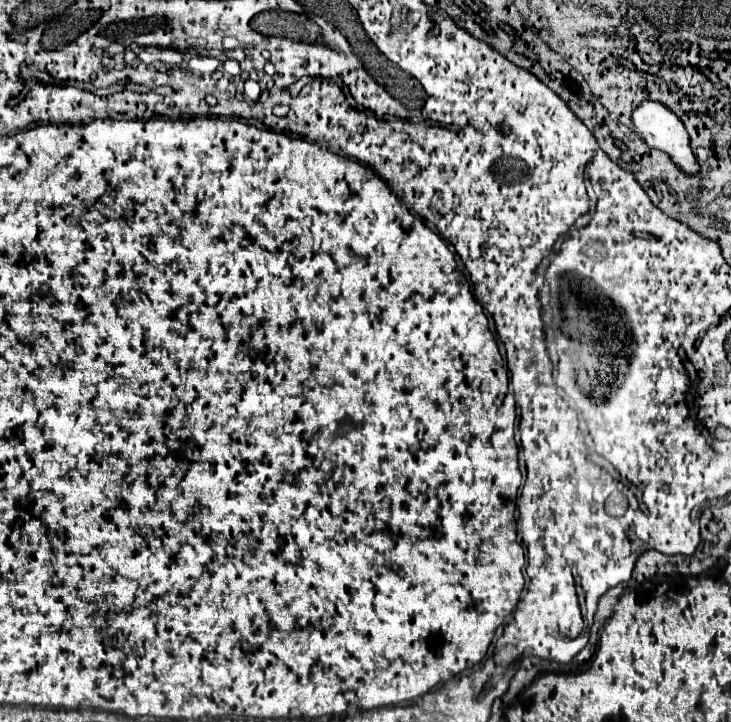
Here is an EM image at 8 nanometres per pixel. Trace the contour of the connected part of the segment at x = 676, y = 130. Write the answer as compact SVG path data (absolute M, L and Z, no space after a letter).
M643 101L633 111L633 125L647 147L669 153L669 157L691 175L699 171L685 125L669 107L657 101Z

